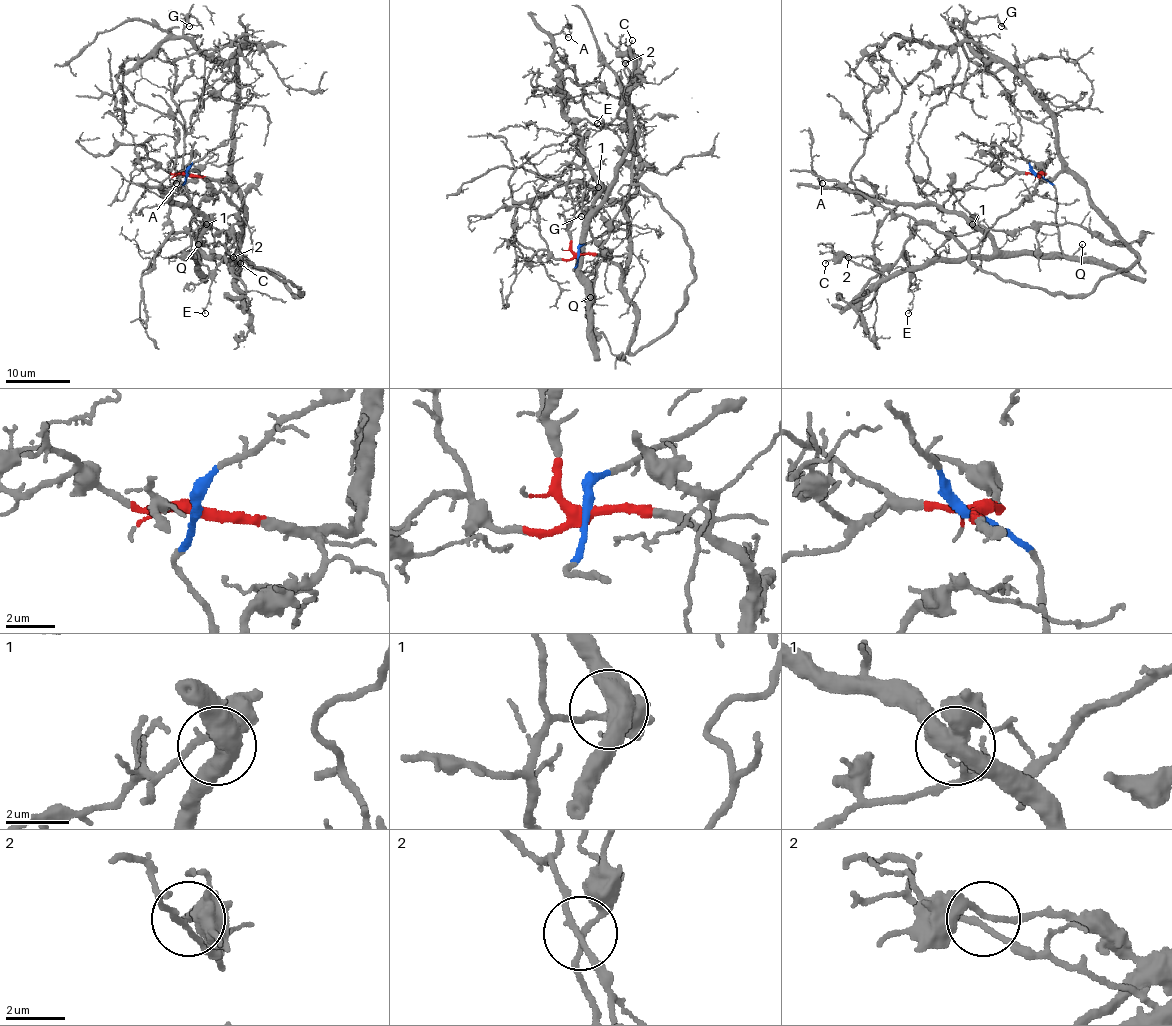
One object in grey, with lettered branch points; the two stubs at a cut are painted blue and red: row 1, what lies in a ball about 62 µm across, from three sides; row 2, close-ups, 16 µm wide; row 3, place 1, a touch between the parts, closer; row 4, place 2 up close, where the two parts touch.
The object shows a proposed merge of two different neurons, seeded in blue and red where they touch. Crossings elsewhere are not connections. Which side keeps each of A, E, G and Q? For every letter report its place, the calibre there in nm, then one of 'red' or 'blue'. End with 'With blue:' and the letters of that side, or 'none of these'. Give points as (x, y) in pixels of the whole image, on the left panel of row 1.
A: place (176, 183); calibre 100 nm; blue
E: place (205, 313); calibre 130 nm; red
G: place (189, 26); calibre 80 nm; red
Q: place (198, 244); calibre 120 nm; blue
With blue: A, Q

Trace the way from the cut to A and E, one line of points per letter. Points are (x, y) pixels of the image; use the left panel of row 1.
A: (186, 176), (183, 189), (201, 236), (193, 255), (206, 219), (191, 205), (173, 202), (161, 184), (177, 184)
E: (186, 174), (229, 172), (240, 189), (240, 255), (302, 292), (240, 252), (235, 224), (204, 314)

